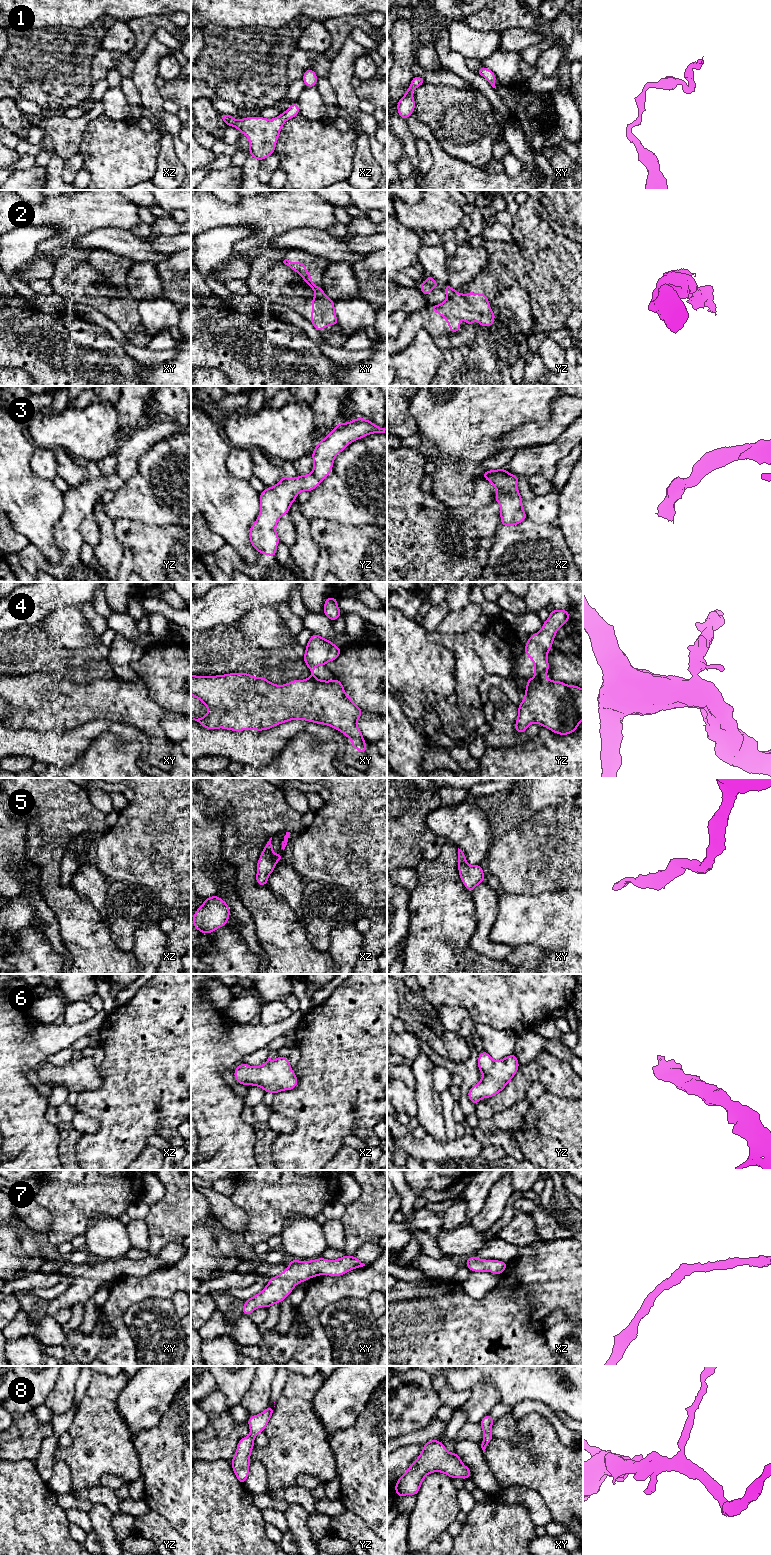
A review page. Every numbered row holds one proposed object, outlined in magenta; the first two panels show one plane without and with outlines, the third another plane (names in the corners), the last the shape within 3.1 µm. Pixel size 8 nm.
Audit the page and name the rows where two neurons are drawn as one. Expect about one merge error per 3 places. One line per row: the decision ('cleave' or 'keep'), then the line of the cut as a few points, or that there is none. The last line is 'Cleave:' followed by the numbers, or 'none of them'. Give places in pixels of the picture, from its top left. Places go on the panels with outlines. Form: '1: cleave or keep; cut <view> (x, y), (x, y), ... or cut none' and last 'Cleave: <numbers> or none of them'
1: keep; cut none
2: cleave; cut yz (455, 291), (447, 297)
3: keep; cut none
4: cleave; cut yz (544, 676), (536, 676), (534, 678)
5: keep; cut none
6: keep; cut none
7: keep; cut none
8: keep; cut none
Cleave: 2, 4

